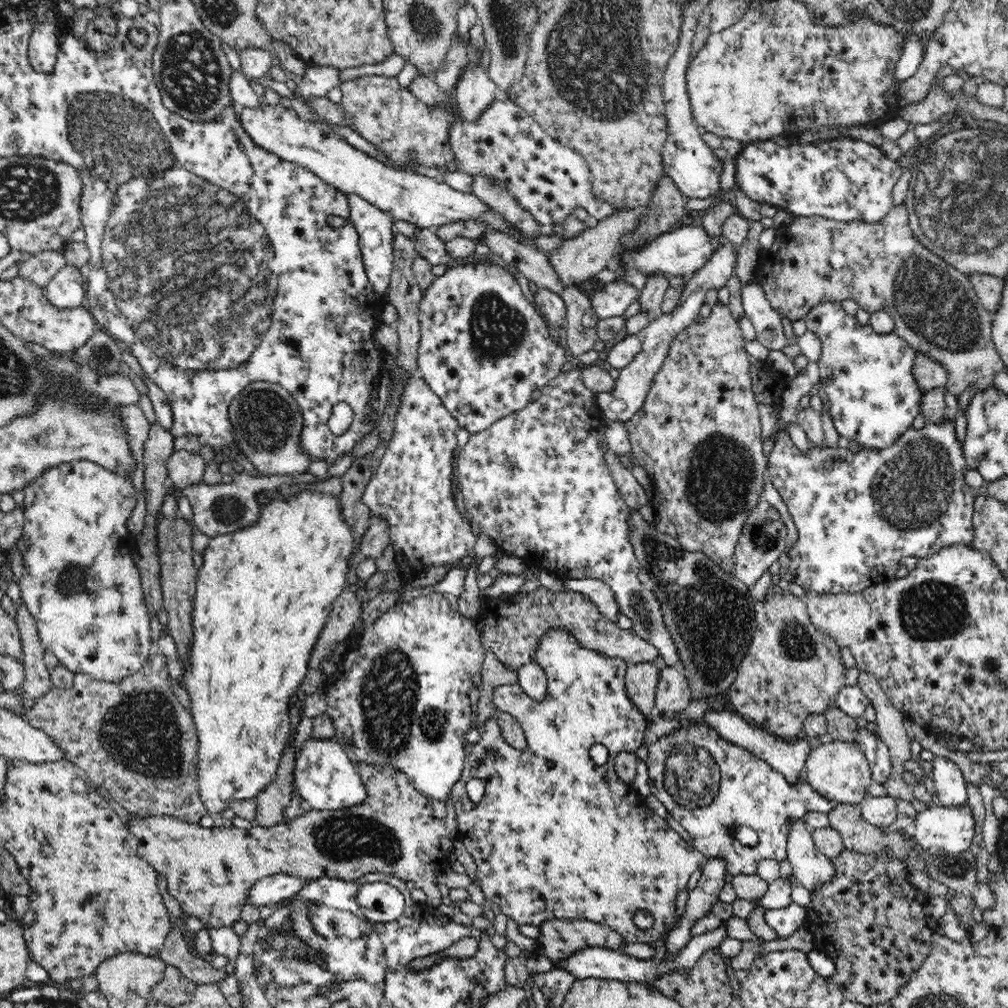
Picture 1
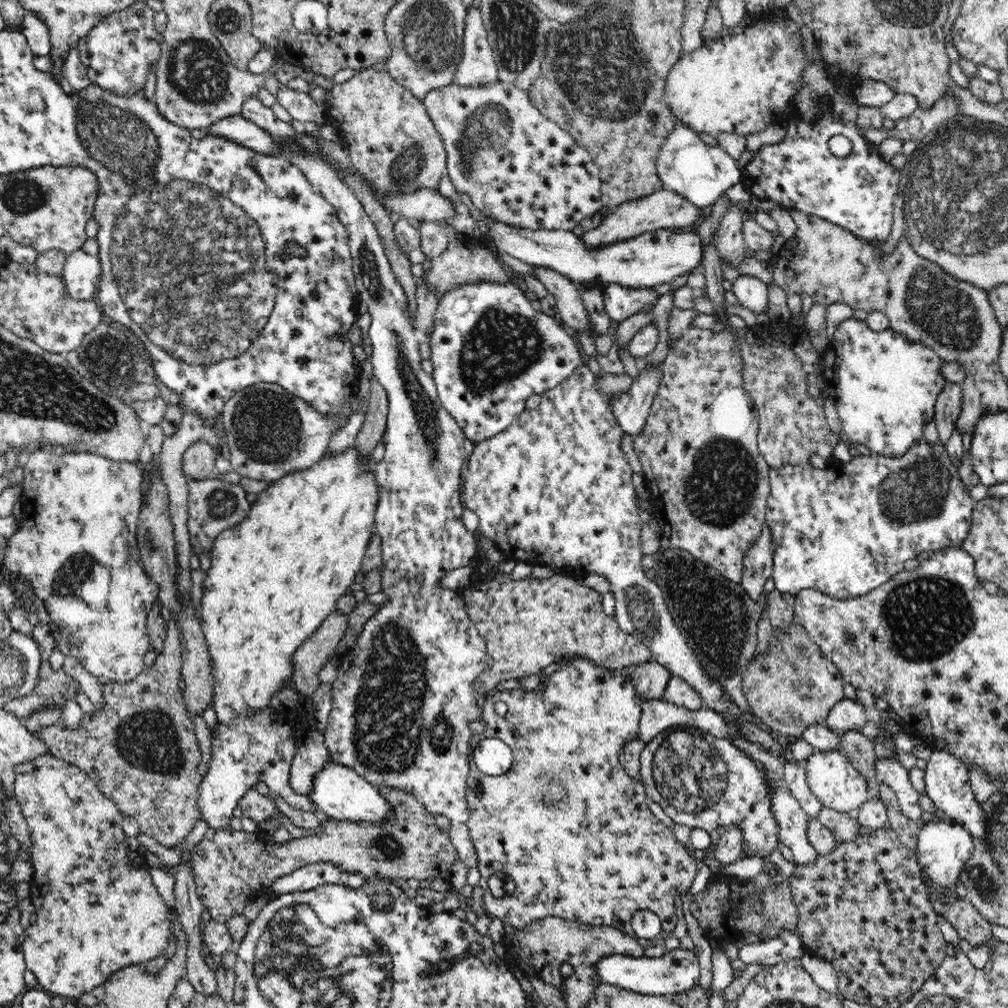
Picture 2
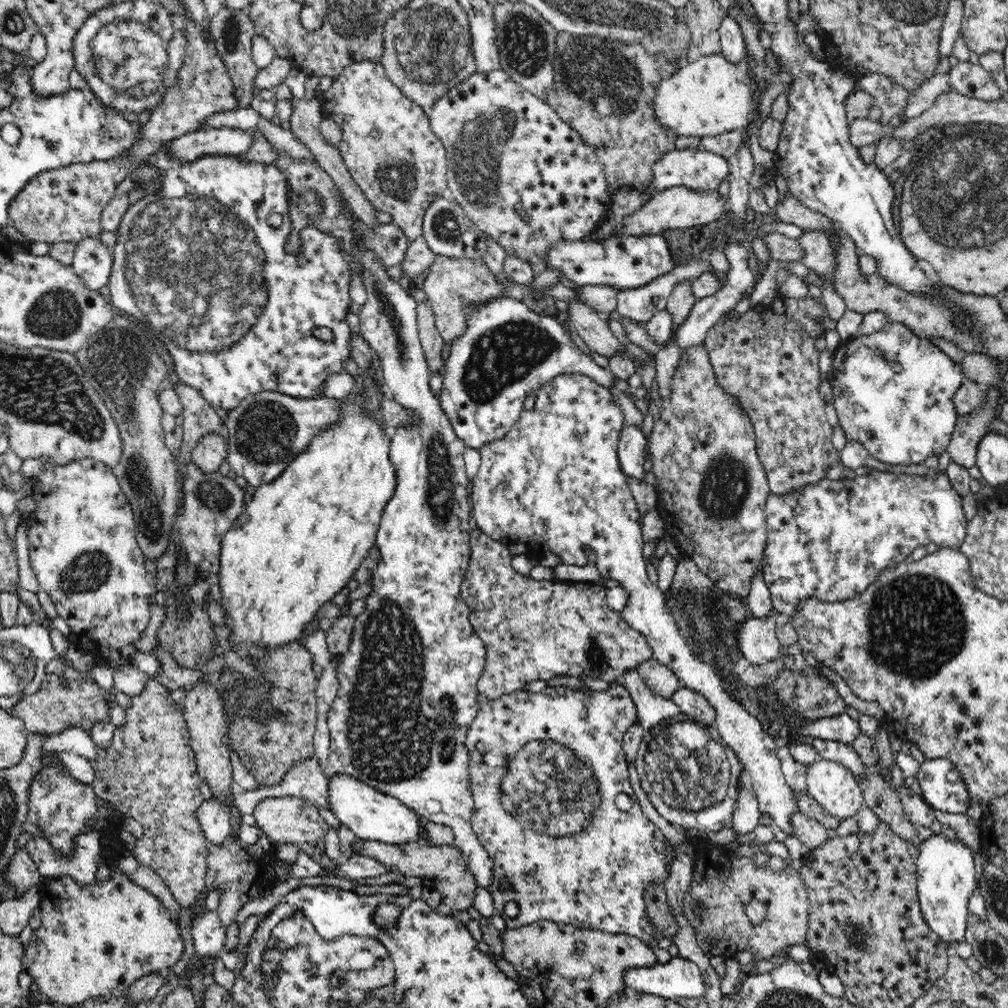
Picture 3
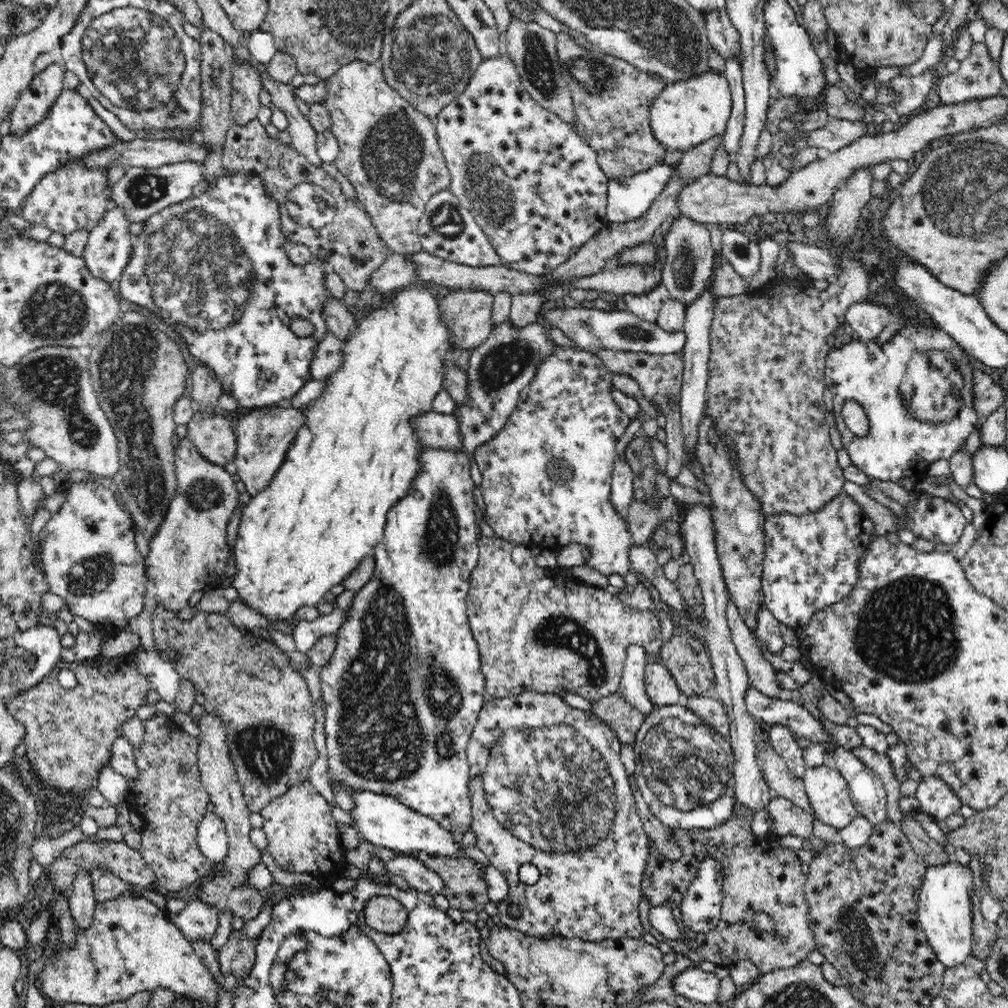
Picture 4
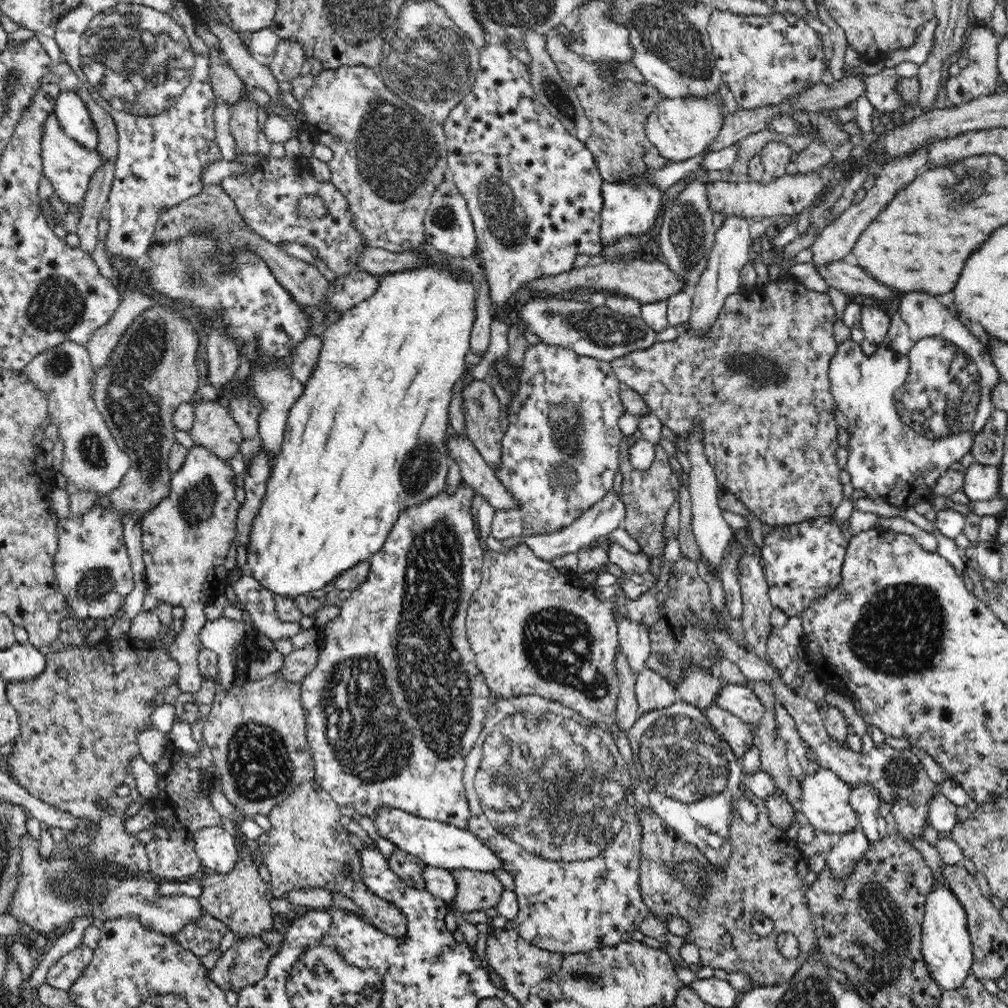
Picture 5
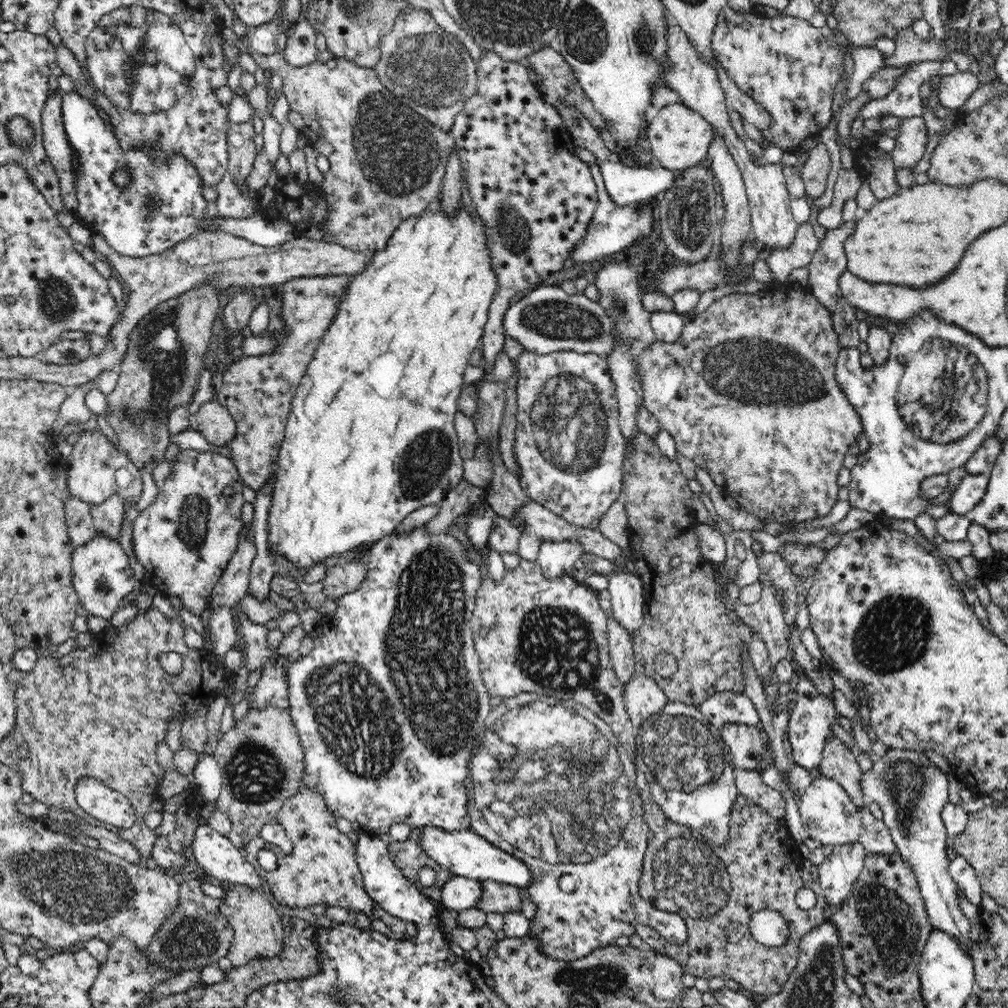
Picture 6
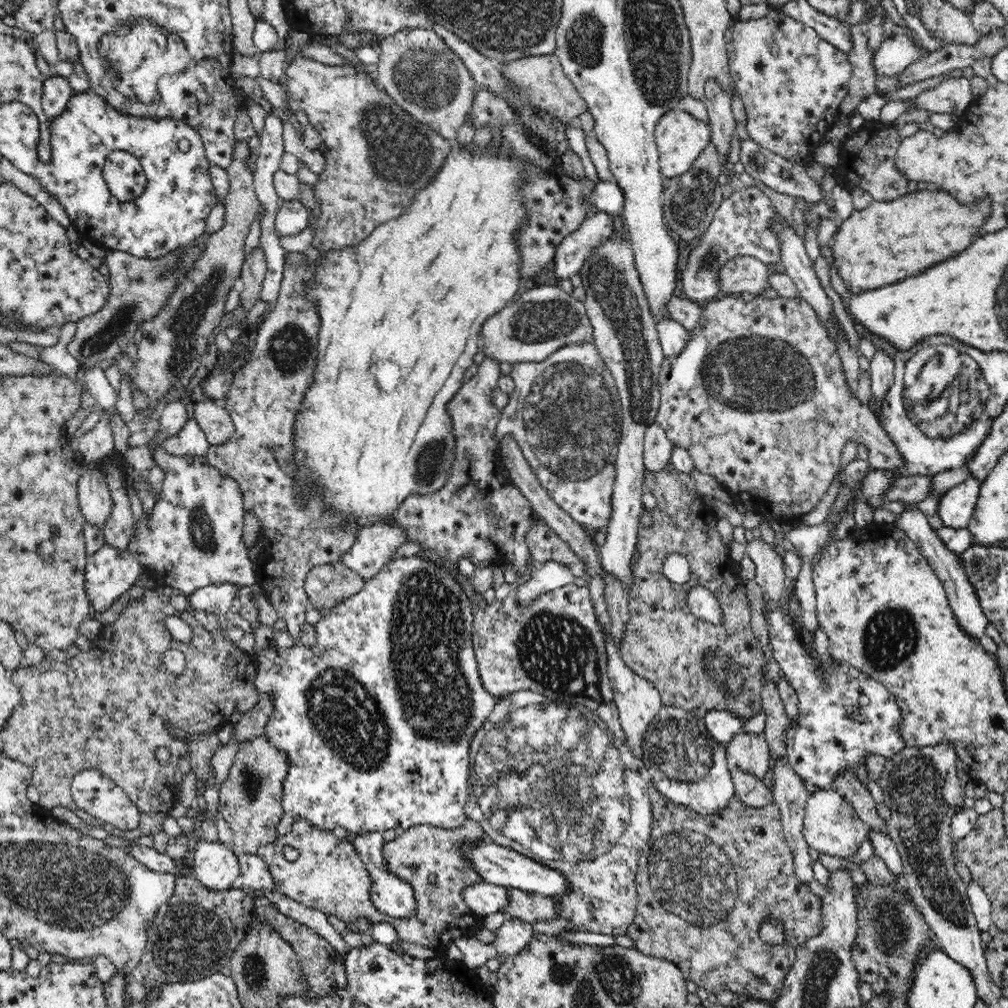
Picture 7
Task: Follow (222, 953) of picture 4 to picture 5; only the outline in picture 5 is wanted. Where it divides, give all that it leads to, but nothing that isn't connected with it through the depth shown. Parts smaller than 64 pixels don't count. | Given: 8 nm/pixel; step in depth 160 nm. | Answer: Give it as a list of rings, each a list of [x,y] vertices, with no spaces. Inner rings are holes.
[[[274,930],[263,935],[248,936],[245,939],[236,941],[236,944],[223,954],[216,964],[207,972],[206,979],[214,981],[225,993],[239,993],[247,986],[255,985],[262,977],[265,976],[268,965],[274,955],[280,952],[283,947],[283,932]]]

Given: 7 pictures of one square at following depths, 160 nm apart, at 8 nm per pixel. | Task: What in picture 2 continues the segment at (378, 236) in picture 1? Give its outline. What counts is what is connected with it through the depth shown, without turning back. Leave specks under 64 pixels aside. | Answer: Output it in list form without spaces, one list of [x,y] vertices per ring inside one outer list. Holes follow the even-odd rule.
[[[252,98],[243,105],[241,116],[253,122],[258,127],[262,128],[267,134],[270,134],[276,145],[278,145],[277,155],[284,156],[292,165],[298,167],[310,184],[313,186],[313,190],[320,194],[327,200],[330,206],[334,207],[338,220],[346,227],[349,234],[349,249],[352,259],[352,268],[355,276],[355,285],[358,289],[359,297],[362,298],[367,306],[367,313],[370,315],[371,323],[369,326],[368,336],[372,343],[372,368],[373,375],[378,379],[378,382],[386,389],[388,399],[388,412],[387,412],[387,426],[385,428],[386,446],[383,459],[374,466],[377,483],[379,484],[379,499],[377,509],[375,510],[375,527],[376,535],[381,539],[381,591],[388,596],[389,602],[384,604],[379,610],[371,617],[362,628],[362,632],[358,635],[352,650],[348,654],[342,656],[340,664],[338,664],[338,672],[348,676],[340,676],[335,683],[335,687],[332,691],[332,710],[329,716],[329,723],[327,724],[324,743],[326,743],[326,749],[328,749],[328,760],[350,767],[358,775],[365,778],[366,781],[373,785],[384,785],[386,787],[394,787],[406,793],[416,797],[418,802],[422,803],[425,810],[436,815],[445,816],[450,820],[449,837],[452,844],[457,850],[457,856],[464,862],[468,868],[478,868],[479,858],[471,841],[470,829],[467,822],[469,818],[469,811],[466,798],[467,780],[469,775],[469,756],[472,754],[472,748],[470,747],[473,738],[475,738],[472,730],[470,729],[470,722],[473,720],[480,720],[480,706],[476,701],[476,691],[474,686],[478,676],[486,669],[488,662],[488,653],[486,641],[480,636],[474,623],[469,620],[465,607],[461,600],[461,594],[458,590],[452,590],[451,588],[442,587],[442,580],[446,578],[446,574],[450,570],[456,570],[456,568],[466,568],[466,566],[472,566],[476,558],[477,542],[473,534],[466,529],[464,523],[462,523],[462,514],[465,506],[463,505],[463,499],[461,498],[461,484],[463,483],[462,475],[466,468],[467,455],[464,452],[464,441],[466,440],[465,434],[458,426],[458,423],[454,420],[454,417],[443,407],[437,395],[437,386],[434,379],[428,373],[422,369],[421,362],[422,354],[420,354],[419,338],[416,337],[415,330],[412,325],[411,310],[409,310],[409,302],[403,289],[403,286],[398,282],[397,276],[393,273],[390,266],[388,257],[384,254],[384,247],[382,247],[382,241],[378,238],[378,231],[374,223],[370,220],[370,217],[364,212],[361,203],[356,199],[355,193],[350,186],[346,185],[344,181],[340,180],[340,176],[336,174],[336,171],[326,162],[324,157],[318,156],[316,149],[312,148],[307,150],[303,148],[303,144],[299,142],[298,135],[292,124],[288,122],[280,122],[276,119],[269,104],[262,102],[259,98]]]

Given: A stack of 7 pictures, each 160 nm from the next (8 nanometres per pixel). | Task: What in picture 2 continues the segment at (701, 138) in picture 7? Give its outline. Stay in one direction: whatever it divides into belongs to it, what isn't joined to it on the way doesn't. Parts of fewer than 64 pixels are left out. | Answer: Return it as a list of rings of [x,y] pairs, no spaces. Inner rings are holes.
[[[772,8],[765,24],[745,27],[741,35],[721,35],[686,53],[666,77],[665,102],[671,115],[676,123],[712,137],[722,132],[755,134],[772,124],[782,125],[788,120],[800,119],[792,109],[793,96],[802,87],[802,71],[811,64],[803,56],[801,40],[798,24],[790,19],[786,9]]]

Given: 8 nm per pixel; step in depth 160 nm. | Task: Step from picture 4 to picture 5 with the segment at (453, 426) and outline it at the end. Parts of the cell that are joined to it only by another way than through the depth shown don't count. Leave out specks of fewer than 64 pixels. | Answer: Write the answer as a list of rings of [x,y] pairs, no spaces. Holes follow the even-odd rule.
[[[449,436],[447,447],[461,470],[463,482],[480,494],[494,510],[521,509],[521,502],[498,480],[494,469],[486,464],[470,439]]]

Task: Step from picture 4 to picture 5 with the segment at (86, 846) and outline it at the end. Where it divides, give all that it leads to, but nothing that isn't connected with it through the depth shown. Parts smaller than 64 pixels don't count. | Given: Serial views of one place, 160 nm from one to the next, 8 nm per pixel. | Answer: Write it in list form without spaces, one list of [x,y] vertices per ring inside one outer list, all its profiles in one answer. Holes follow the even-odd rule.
[[[167,626],[166,631],[159,632],[158,639],[140,639],[139,637],[130,637],[130,633],[127,632],[124,636],[119,638],[104,638],[100,640],[96,646],[78,646],[73,643],[66,644],[64,650],[60,650],[53,653],[48,653],[46,655],[46,669],[39,676],[32,678],[31,680],[10,682],[6,683],[5,687],[7,690],[7,697],[10,704],[17,710],[18,720],[20,723],[20,734],[12,740],[11,752],[8,754],[6,763],[9,774],[20,783],[20,786],[24,787],[28,793],[32,796],[59,808],[59,810],[70,813],[71,816],[78,817],[80,820],[90,820],[98,824],[98,832],[93,839],[89,839],[87,848],[88,852],[94,856],[94,860],[100,860],[103,862],[116,862],[118,866],[122,866],[125,870],[130,873],[141,874],[149,871],[149,858],[148,853],[143,844],[134,833],[126,831],[124,824],[127,822],[128,807],[136,801],[140,801],[140,793],[136,787],[136,777],[132,773],[130,767],[130,761],[137,756],[141,756],[141,752],[138,744],[138,734],[140,734],[144,729],[152,729],[153,724],[151,721],[152,713],[163,704],[164,696],[174,684],[178,685],[178,680],[180,680],[180,666],[174,658],[169,655],[169,648],[173,645],[174,639],[177,637],[178,632],[172,628],[172,626]],[[67,670],[68,677],[60,678],[58,676],[58,671]],[[126,784],[130,788],[130,793],[128,796],[119,796],[114,789],[117,786],[122,786]],[[94,800],[105,800],[109,806],[113,806],[114,814],[92,814],[94,810]]]

